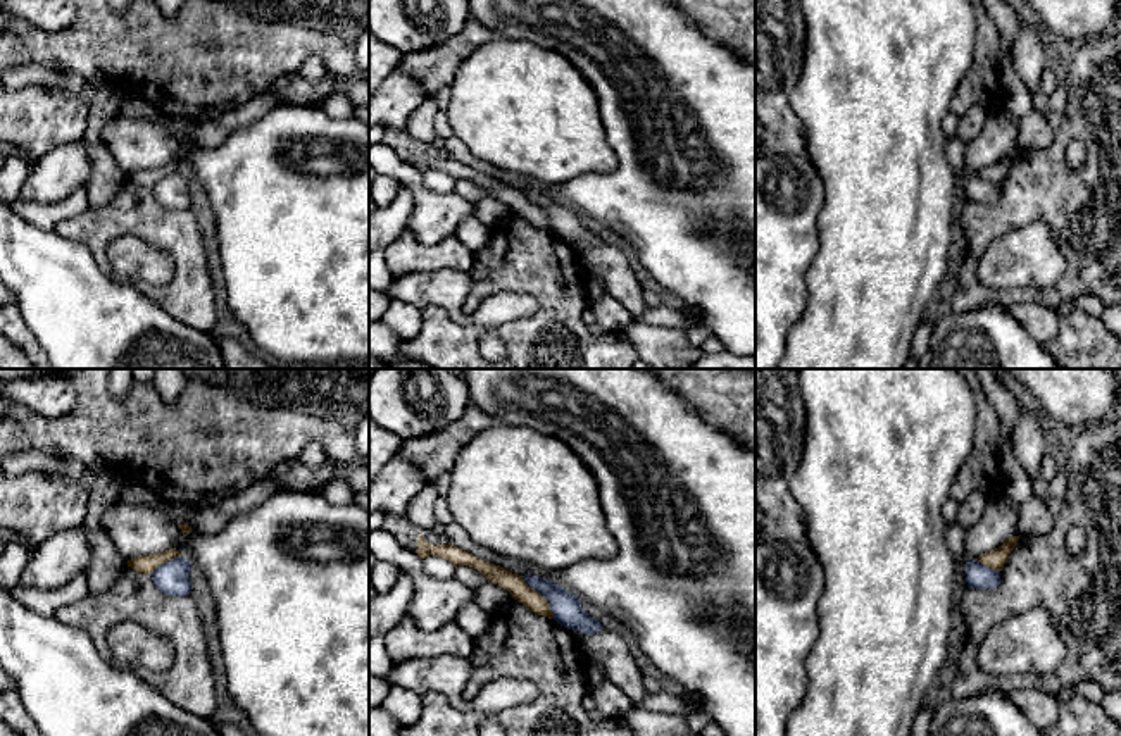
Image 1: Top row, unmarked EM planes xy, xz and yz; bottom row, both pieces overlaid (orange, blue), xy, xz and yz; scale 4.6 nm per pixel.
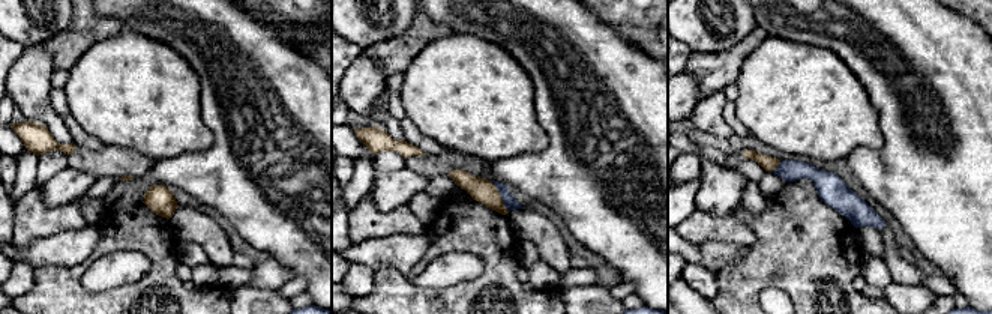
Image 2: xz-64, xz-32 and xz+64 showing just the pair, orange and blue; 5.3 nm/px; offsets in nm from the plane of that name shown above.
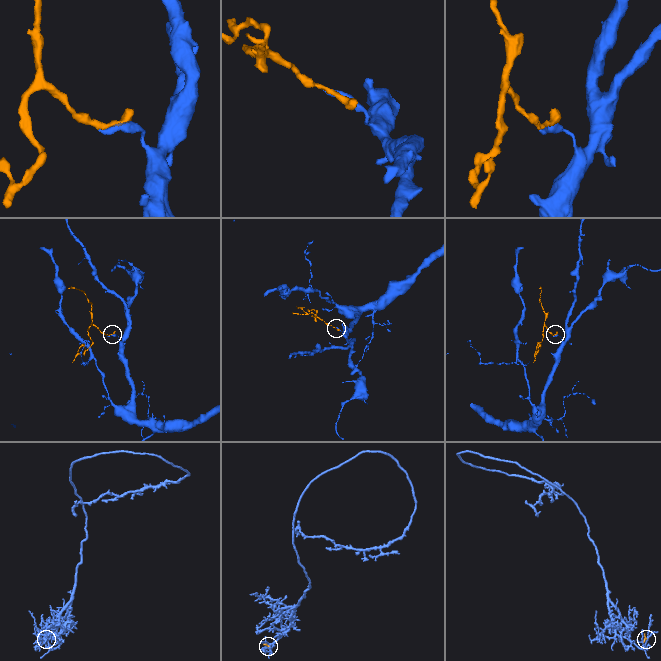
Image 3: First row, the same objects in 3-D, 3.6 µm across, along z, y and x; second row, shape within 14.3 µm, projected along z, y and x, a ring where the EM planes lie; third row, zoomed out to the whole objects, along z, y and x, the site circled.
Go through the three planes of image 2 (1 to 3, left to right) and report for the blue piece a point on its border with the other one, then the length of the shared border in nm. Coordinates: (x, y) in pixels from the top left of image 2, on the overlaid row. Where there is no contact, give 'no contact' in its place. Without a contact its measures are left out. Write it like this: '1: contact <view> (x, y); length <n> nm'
1: no contact
2: contact xz-32 (500, 196); length 200 nm
3: contact xz+64 (776, 167); length 80 nm

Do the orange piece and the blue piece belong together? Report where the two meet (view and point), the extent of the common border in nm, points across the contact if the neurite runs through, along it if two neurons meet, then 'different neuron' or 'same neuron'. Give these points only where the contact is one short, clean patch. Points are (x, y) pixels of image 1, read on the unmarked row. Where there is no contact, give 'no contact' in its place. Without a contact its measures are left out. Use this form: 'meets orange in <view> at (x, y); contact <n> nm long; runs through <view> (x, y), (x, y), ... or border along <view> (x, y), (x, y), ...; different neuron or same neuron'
meets orange in xz at (542, 211); contact 260 nm long; different neuron

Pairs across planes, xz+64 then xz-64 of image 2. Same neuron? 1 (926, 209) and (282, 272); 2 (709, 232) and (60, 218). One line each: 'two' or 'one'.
1: two
2: one

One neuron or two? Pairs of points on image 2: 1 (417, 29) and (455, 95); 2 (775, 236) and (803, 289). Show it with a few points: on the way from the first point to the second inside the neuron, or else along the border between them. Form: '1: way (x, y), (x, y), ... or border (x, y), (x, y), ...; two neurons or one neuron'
1: border (452, 33), (431, 41), (404, 71); two neurons
2: way (788, 250), (803, 265), (803, 275); one neuron

